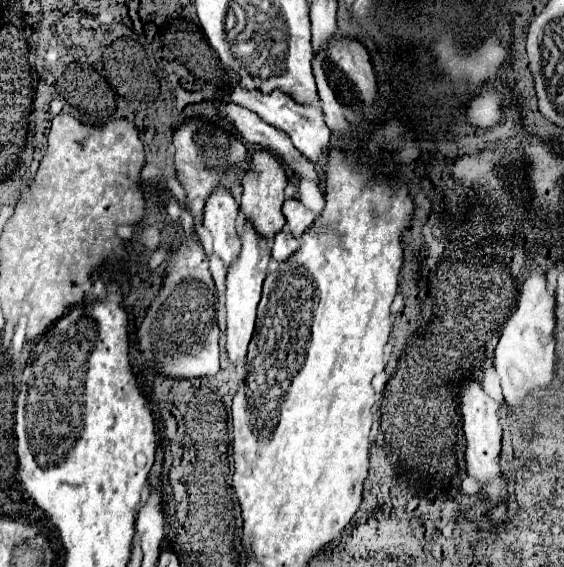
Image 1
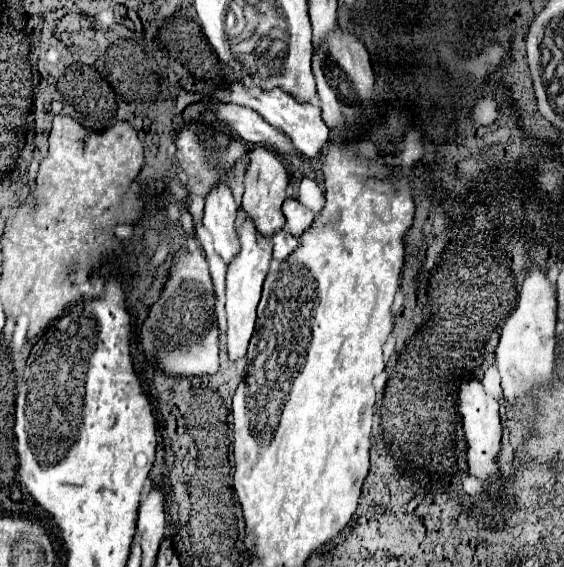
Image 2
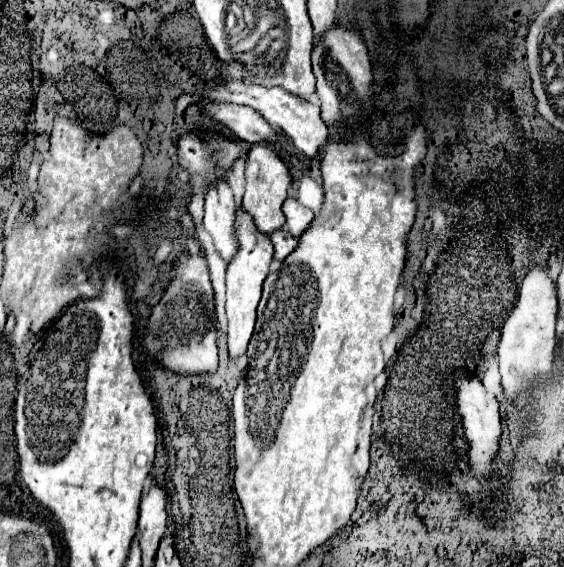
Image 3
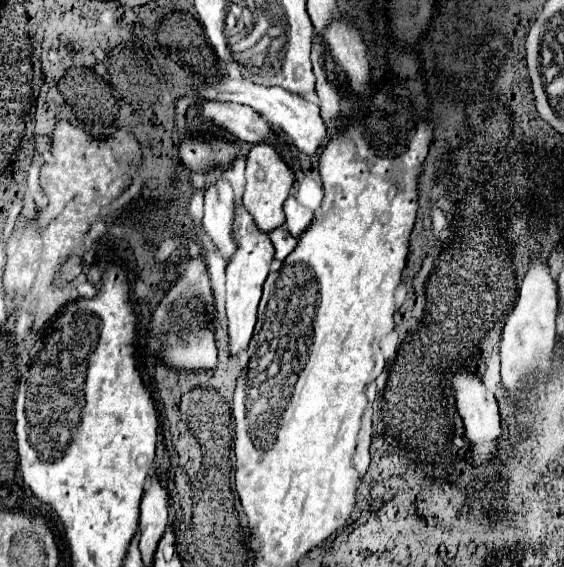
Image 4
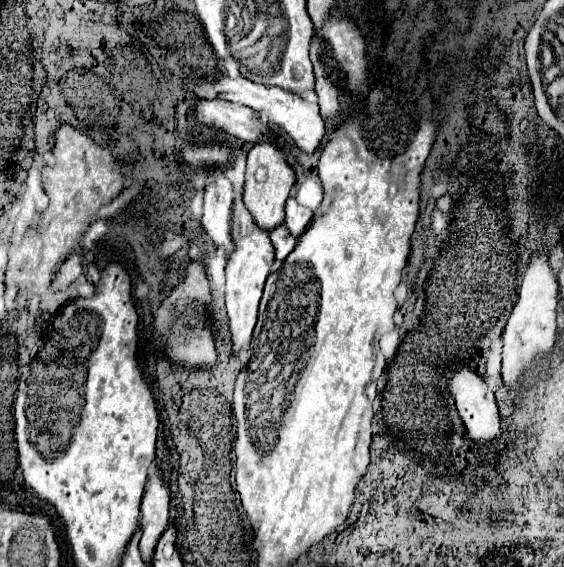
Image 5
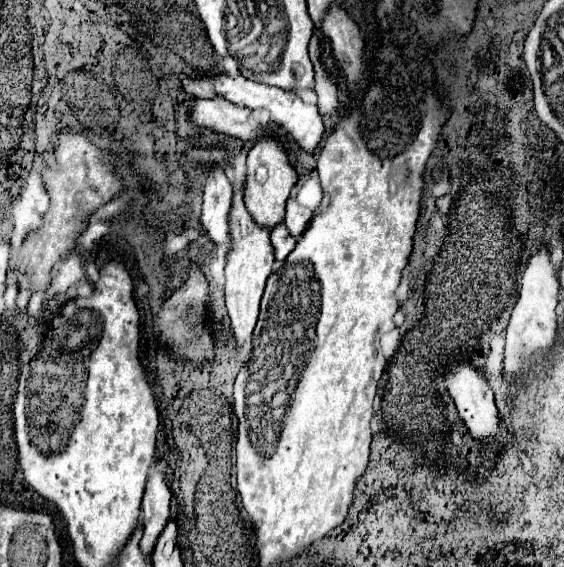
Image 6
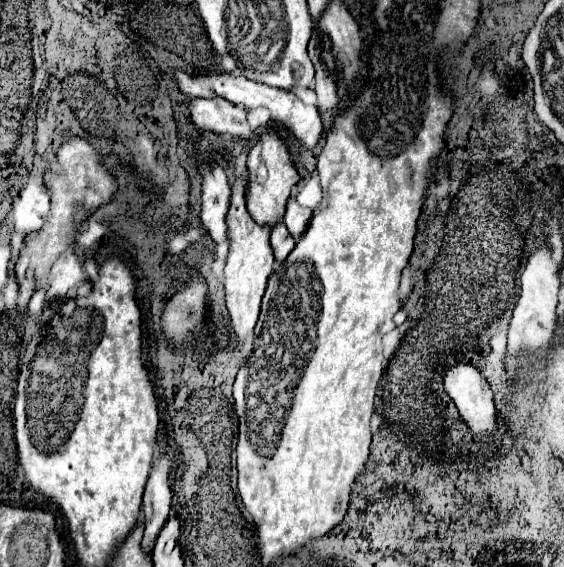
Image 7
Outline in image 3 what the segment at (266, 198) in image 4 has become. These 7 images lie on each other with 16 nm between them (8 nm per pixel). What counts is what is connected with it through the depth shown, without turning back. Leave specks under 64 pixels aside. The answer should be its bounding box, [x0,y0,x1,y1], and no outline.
[242,144,292,234]

